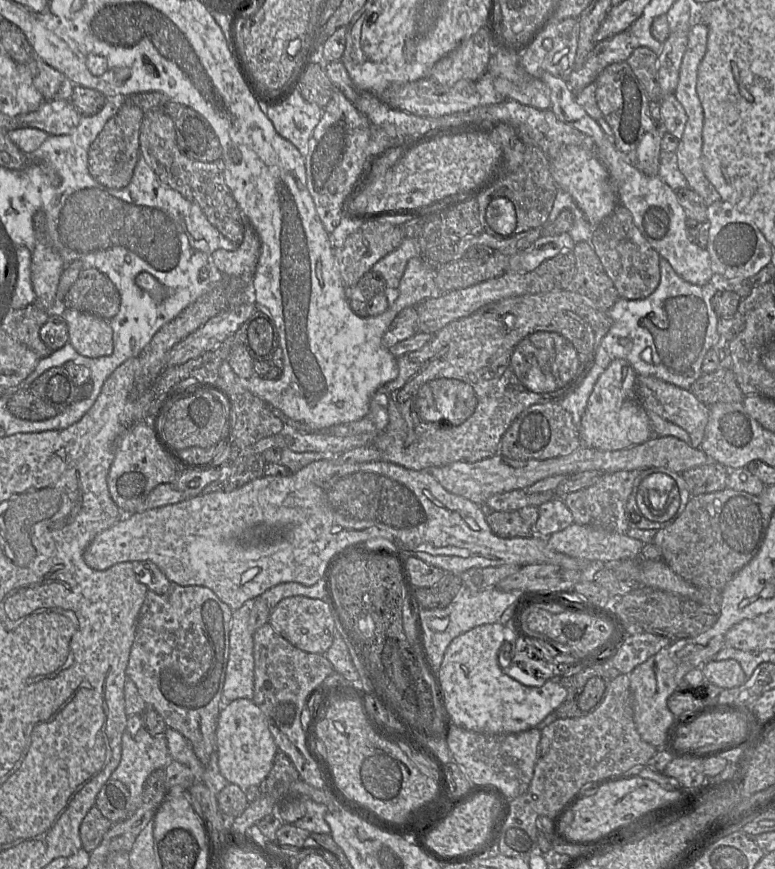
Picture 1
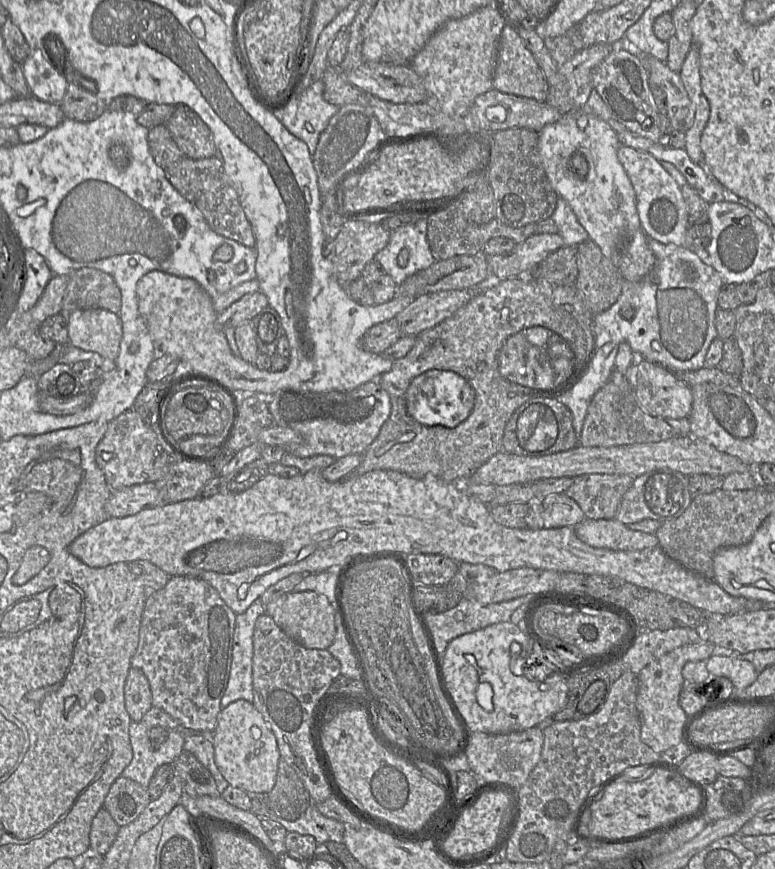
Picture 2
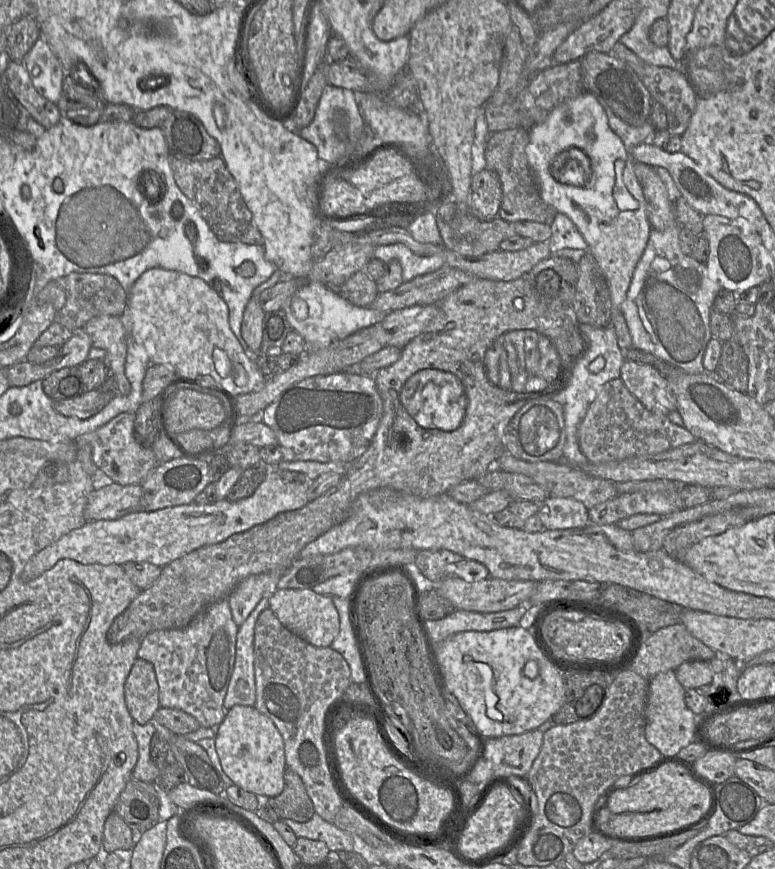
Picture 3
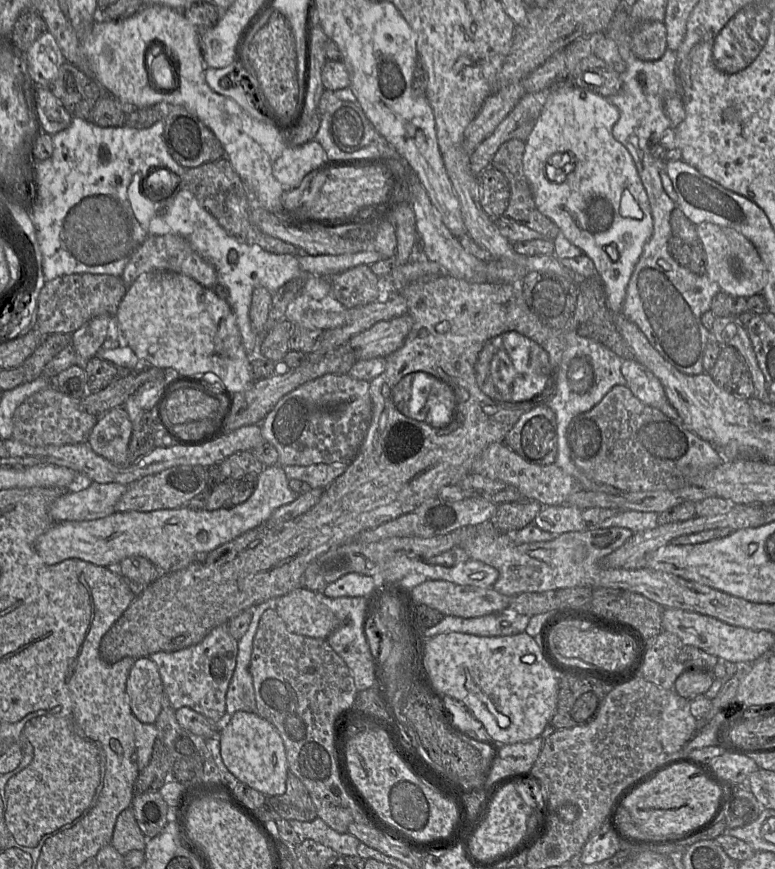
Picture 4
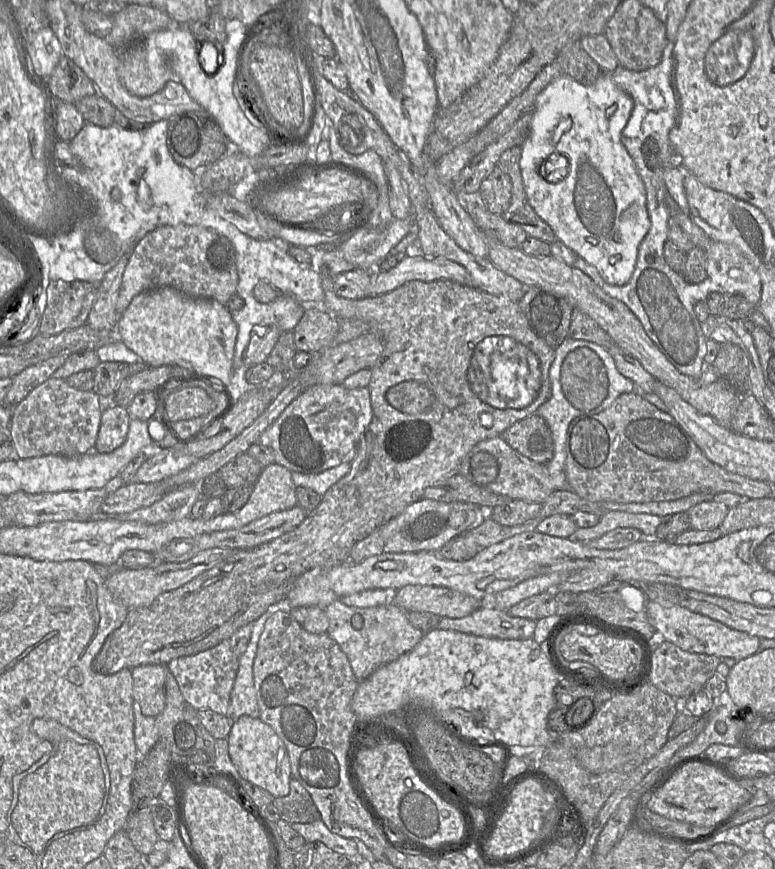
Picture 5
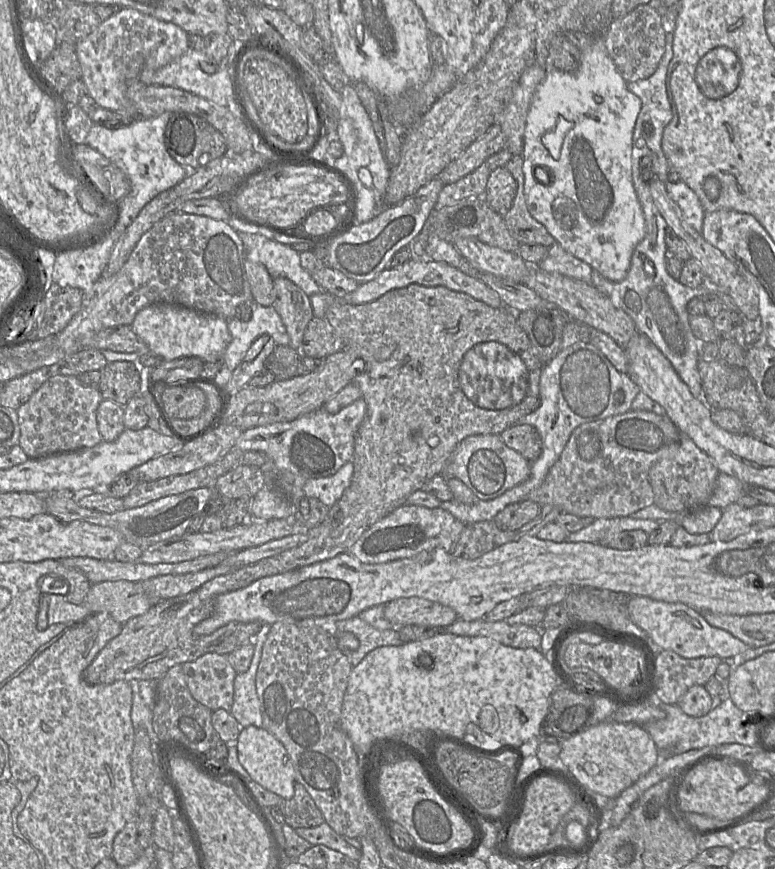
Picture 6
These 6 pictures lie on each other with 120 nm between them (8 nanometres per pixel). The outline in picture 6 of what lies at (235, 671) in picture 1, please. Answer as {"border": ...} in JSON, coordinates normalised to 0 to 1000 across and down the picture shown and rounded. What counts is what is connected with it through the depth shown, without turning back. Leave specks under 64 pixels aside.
{"border":[[[337,718],[337,722],[326,735],[326,756],[319,772],[306,776],[302,783],[301,811],[297,820],[312,838],[319,835],[339,837],[339,827],[335,818],[335,807],[330,795],[330,774],[337,758],[338,745],[348,724],[347,718]]]}

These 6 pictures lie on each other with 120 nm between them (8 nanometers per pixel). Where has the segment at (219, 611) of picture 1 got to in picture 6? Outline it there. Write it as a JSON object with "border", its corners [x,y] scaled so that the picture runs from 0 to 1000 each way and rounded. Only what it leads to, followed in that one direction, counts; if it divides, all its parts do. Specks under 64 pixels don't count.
{"border":[[[267,751],[248,762],[235,764],[241,791],[249,803],[274,818],[297,818],[301,811],[302,783],[306,777],[294,754]]]}

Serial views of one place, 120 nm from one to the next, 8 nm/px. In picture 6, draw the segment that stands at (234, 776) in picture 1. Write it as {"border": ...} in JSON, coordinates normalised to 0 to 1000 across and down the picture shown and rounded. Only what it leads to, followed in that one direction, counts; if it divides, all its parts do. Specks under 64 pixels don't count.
{"border":[[[329,835],[312,838],[305,853],[307,875],[324,896],[343,909],[373,921],[379,916],[381,888],[365,857],[345,840]]]}

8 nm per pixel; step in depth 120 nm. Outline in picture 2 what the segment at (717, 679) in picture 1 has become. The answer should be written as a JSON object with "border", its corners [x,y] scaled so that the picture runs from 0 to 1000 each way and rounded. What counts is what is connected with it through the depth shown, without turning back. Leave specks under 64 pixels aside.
{"border":[[[917,755],[911,768],[919,779],[939,780],[950,793],[960,793],[978,779],[973,765],[950,756]]]}

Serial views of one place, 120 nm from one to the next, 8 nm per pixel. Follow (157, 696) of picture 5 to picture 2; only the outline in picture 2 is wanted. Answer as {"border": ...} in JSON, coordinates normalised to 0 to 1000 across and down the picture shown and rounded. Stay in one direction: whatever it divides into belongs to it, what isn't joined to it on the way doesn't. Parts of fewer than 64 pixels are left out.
{"border":[[[169,768],[160,791],[161,814],[172,831],[182,831],[196,812],[196,797],[186,774]]]}

